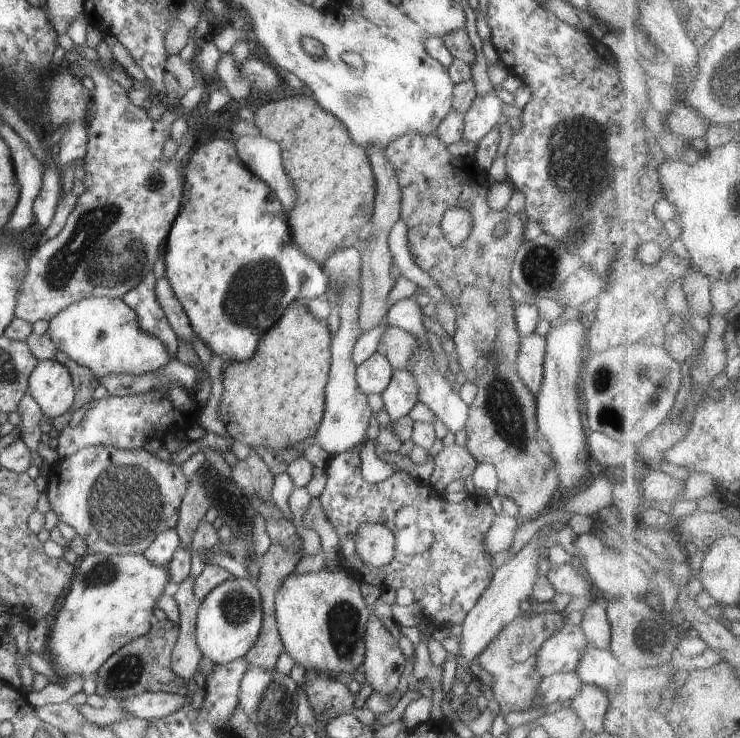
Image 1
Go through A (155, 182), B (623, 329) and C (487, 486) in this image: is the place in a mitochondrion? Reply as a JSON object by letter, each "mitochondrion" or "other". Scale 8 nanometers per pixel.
{"A":"mitochondrion","B":"other","C":"other"}

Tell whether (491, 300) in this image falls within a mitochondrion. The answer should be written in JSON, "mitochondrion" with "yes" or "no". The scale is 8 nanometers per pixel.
{"mitochondrion":"yes"}

